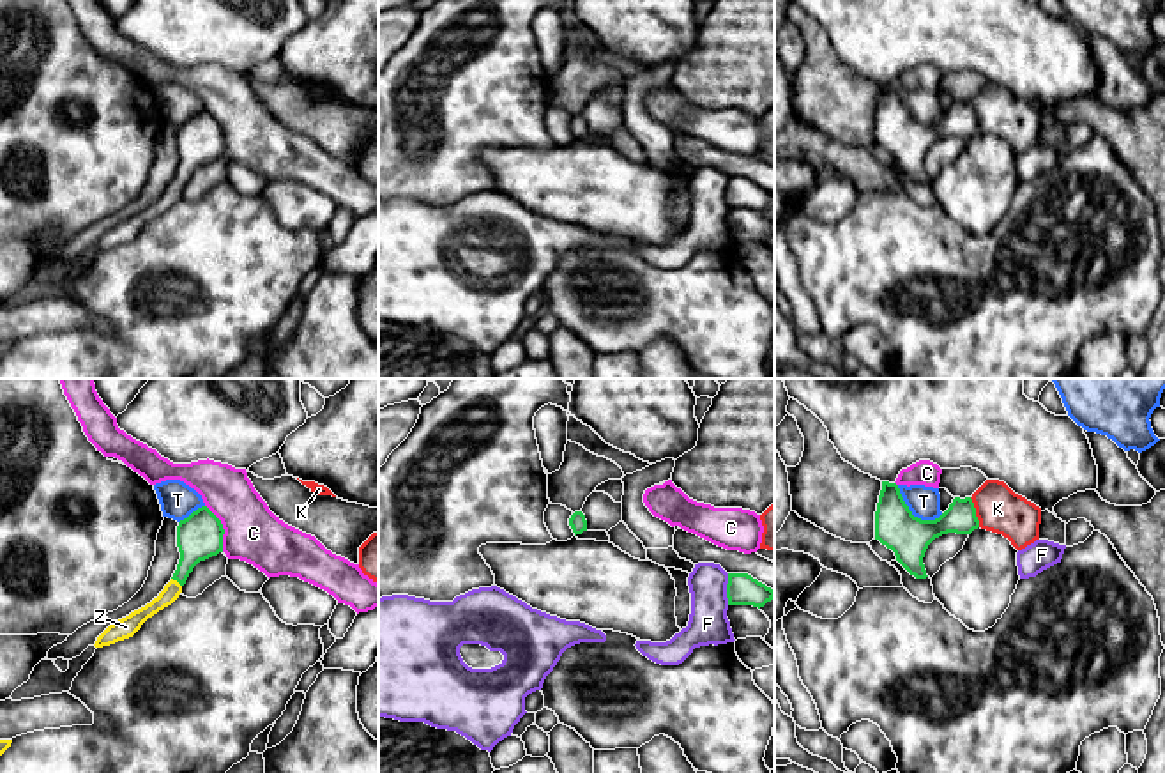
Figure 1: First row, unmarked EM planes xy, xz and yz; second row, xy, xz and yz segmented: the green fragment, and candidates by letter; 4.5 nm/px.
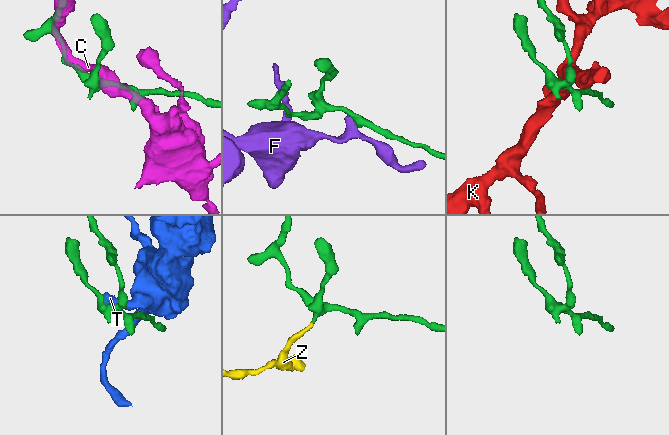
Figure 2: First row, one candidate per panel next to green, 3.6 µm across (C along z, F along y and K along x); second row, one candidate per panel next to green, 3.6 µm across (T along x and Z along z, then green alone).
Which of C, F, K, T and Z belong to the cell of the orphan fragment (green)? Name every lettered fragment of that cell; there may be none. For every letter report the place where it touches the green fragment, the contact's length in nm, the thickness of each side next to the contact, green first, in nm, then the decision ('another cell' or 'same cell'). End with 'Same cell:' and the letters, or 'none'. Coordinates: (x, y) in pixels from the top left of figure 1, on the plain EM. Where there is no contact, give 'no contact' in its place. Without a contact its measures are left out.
C: xy (221, 131) | 240 nm | 200/260 nm | another cell
F: xz (727, 193) | 140 nm | 140/180 nm | another cell
K: yz (974, 115) | 140 nm | 140/200 nm | another cell
T: yz (913, 119) | 260 nm | 190/140 nm | another cell
Z: xy (177, 184) | 60 nm | 200/80 nm | same cell
Same cell: Z

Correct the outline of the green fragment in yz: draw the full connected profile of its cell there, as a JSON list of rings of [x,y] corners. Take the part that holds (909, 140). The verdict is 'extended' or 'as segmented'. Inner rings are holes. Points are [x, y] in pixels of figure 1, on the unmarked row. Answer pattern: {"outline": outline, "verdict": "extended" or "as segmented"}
{"outline": [[[882,85],[875,115],[875,143],[891,152],[896,165],[916,182],[926,182],[923,168],[928,149],[948,136],[971,138],[979,131],[971,101],[955,101],[935,124],[921,124],[905,108],[896,87]]], "verdict": "as segmented"}

